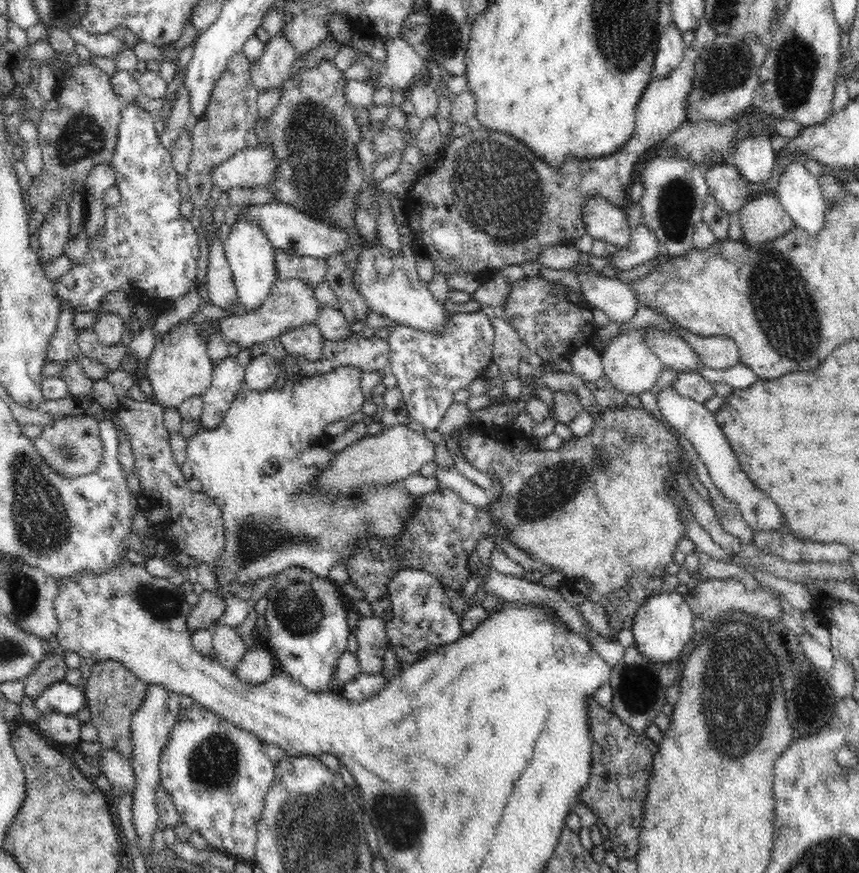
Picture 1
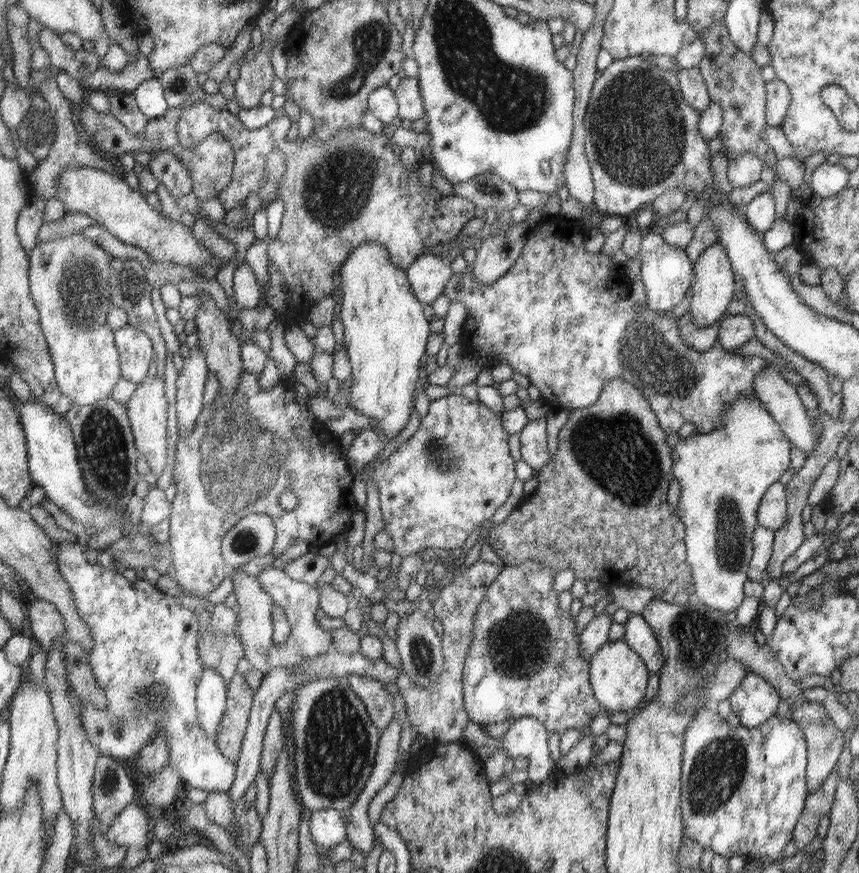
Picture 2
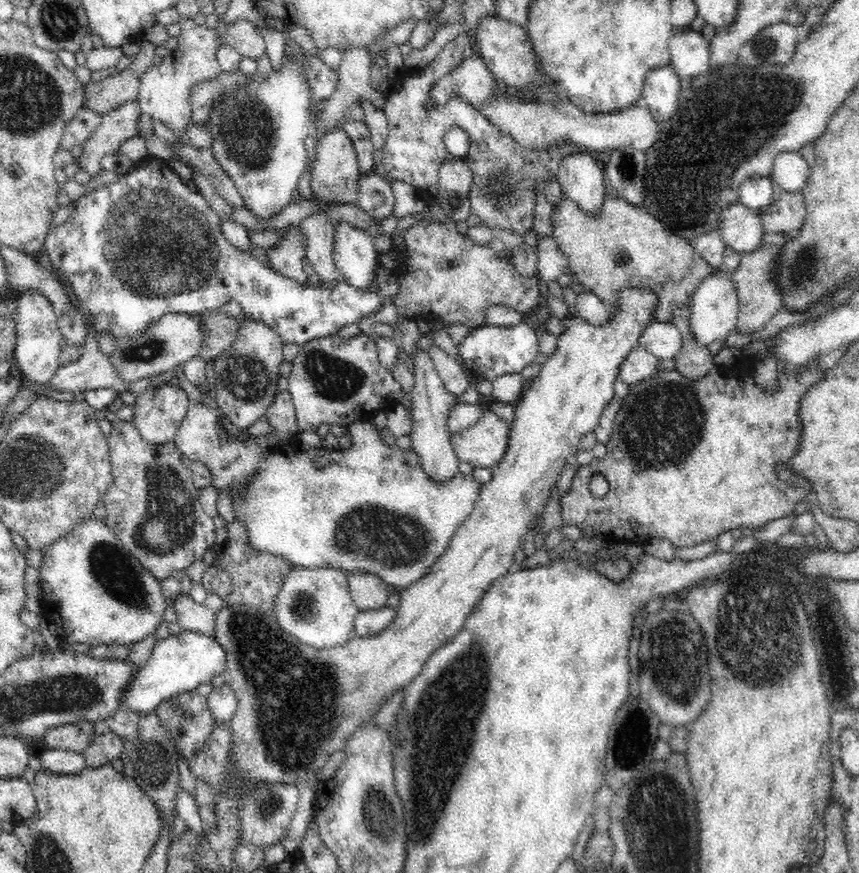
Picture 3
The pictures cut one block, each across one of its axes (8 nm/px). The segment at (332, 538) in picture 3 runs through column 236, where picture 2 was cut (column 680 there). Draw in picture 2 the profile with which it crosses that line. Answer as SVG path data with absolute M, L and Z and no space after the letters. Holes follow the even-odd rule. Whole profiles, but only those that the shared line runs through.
M744 396L738 398L738 402L734 402L730 408L725 410L725 417L721 420L720 426L717 426L709 433L694 433L690 437L680 439L677 444L672 447L674 452L674 477L681 486L681 497L678 500L678 516L686 525L686 546L688 563L693 571L693 592L700 598L700 602L705 603L710 609L720 611L721 613L732 612L738 609L738 606L746 600L746 586L750 586L749 565L755 553L754 546L754 529L758 524L758 509L761 506L762 497L768 492L769 488L775 482L782 482L782 475L786 474L786 470L790 470L794 466L790 458L794 458L794 443L790 442L790 437L781 429L776 419L761 404L760 400L752 398L752 396Z

